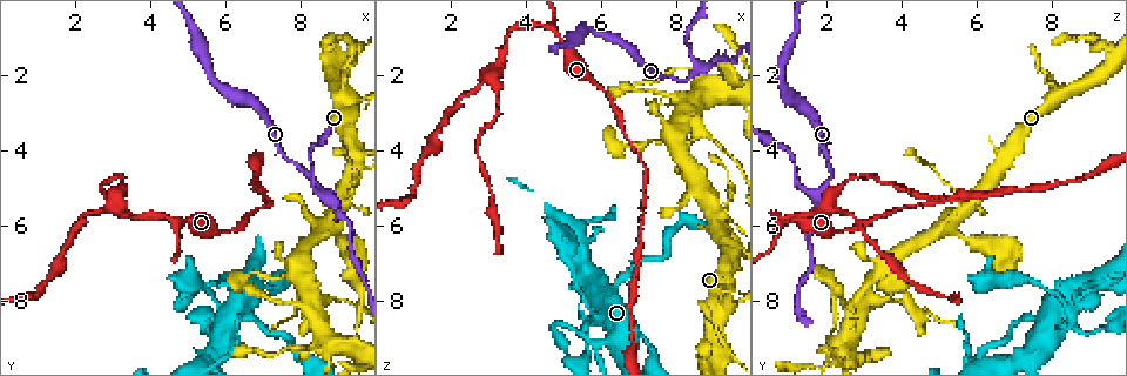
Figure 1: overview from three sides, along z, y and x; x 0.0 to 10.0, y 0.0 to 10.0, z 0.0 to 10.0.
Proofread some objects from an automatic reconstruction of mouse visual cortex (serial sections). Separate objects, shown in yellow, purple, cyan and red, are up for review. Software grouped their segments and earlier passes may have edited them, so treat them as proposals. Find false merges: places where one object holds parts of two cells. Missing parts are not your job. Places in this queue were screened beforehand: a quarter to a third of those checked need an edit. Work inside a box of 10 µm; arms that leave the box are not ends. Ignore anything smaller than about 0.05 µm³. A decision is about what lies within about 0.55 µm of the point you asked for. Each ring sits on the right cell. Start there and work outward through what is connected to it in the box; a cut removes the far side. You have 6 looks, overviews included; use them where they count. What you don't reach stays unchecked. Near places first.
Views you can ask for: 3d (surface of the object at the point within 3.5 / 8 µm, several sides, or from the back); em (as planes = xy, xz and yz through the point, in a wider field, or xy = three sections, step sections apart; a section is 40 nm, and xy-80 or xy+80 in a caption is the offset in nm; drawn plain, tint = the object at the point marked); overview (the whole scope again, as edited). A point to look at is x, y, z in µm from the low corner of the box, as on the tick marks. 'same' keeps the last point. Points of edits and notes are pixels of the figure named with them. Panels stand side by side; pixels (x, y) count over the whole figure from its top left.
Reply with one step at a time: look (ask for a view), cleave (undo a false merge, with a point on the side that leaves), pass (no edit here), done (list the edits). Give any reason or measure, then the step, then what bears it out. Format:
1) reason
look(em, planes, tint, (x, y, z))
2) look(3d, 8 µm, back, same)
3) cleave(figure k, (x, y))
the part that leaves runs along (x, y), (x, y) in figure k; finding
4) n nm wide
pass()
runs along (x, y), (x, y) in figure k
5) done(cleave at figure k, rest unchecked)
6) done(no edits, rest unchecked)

calibre changes
look(3d, 3.5 µm, back, (4.85, 5.90, 0.90))

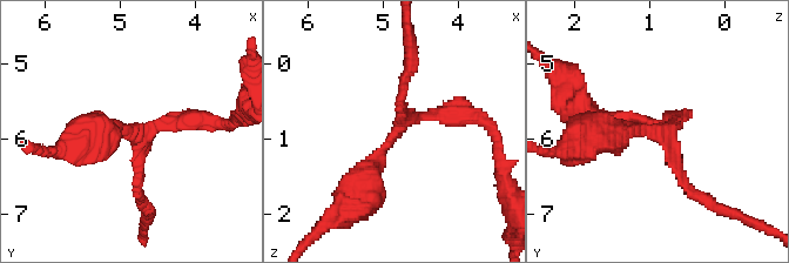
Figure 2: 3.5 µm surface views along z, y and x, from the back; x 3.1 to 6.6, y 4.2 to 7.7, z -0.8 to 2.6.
3 arms; arms of 150, 200, 400 nm; now the EM
look(em, xy, step 3, tint, (4.80, 5.90, 0.85))

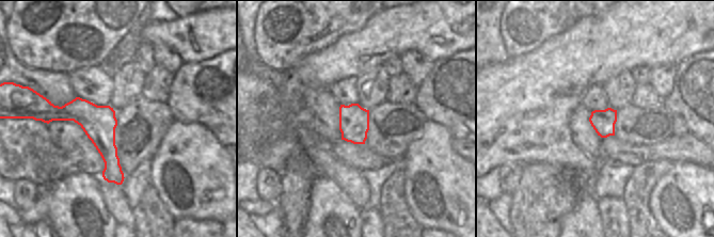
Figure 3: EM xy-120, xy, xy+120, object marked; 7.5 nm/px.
220 nm wide
pass()
runs along (359, 197), (410, 119), (469, 116) in figure 2; one cell here

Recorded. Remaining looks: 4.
sharp bend
look(3d, 3.5 µm, back, (8.60, 5.20, 1.75))

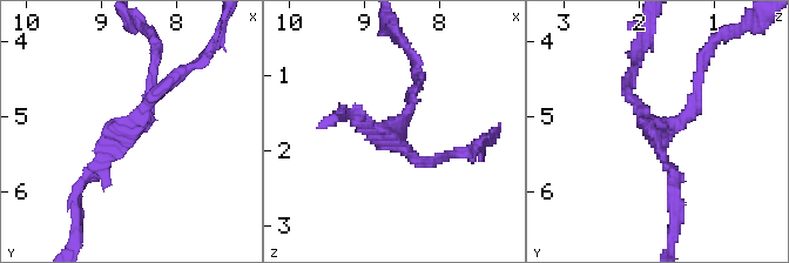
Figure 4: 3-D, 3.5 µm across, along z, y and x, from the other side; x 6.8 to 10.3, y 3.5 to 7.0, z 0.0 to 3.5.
shape alone is not enough
look(em, xy, step 3, tint, (8.65, 5.15, 1.80))

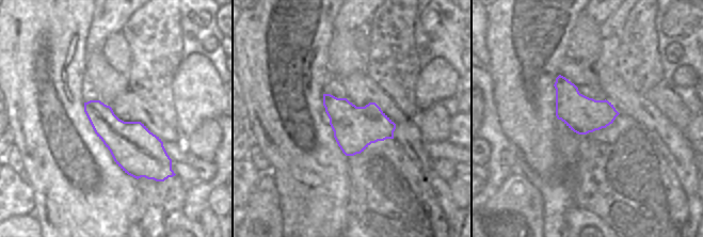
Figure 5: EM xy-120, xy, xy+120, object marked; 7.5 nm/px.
320 nm wide
pass()
runs along (176, 74), (79, 186) in figure 4; all the same cell

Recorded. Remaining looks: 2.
calibre changes
look(3d, 3.5 µm, (8.50, 9.25, 1.90))

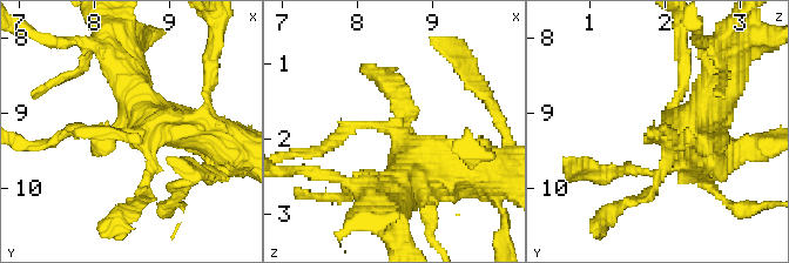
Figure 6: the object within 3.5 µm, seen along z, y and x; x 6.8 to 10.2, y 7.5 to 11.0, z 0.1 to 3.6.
need the tissue
look(em, xy, step 3, tint, (8.50, 9.30, 1.85))

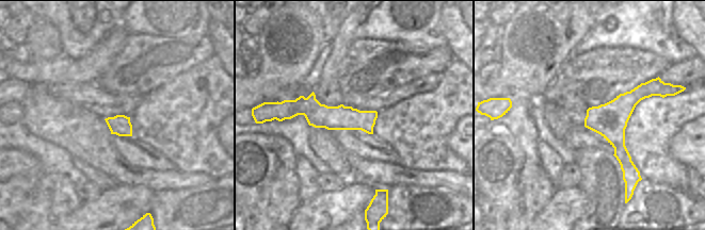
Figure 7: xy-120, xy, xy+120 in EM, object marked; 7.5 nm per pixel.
pass()
runs along (655, 89), (618, 114), (626, 179) in figure 7; continuous, no second cell

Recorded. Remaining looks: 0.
done(no edits, rest unchecked)

